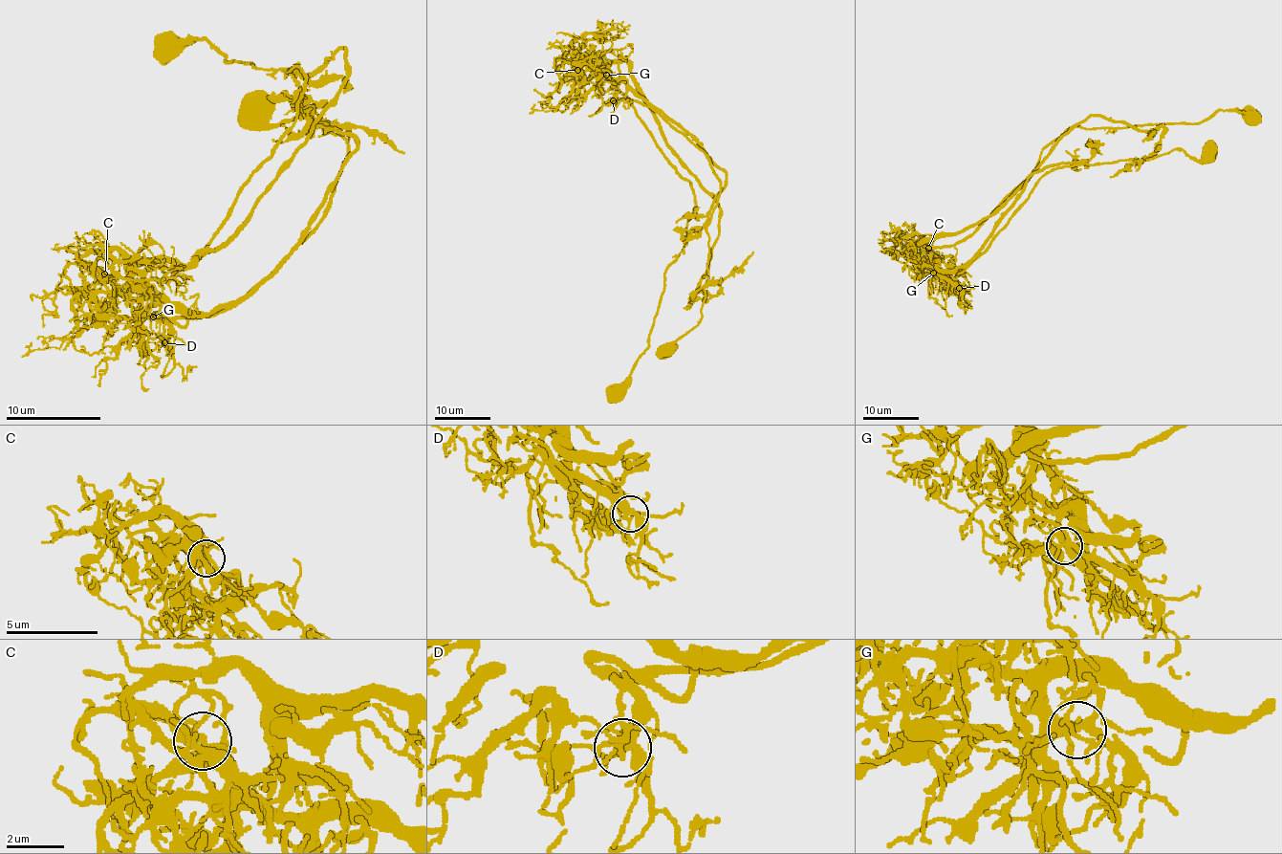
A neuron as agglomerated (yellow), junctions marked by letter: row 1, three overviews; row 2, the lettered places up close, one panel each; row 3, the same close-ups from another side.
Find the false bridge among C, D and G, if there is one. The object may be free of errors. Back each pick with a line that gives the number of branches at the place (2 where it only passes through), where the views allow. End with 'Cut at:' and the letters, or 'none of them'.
C: Branches: 5
Cut at: C

